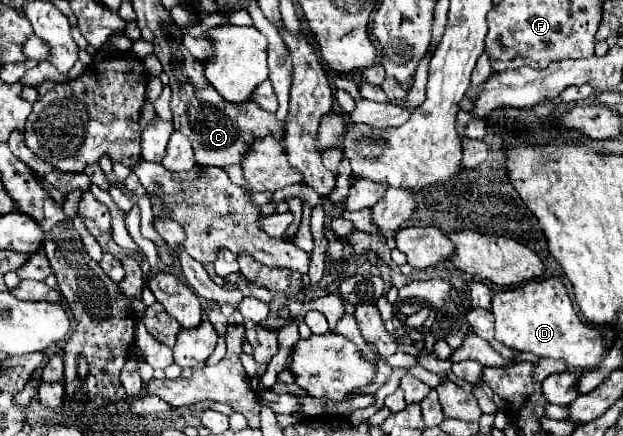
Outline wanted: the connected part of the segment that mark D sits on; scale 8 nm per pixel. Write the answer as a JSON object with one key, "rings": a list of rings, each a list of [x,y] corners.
{"rings":[[[534,279],[530,283],[522,283],[518,289],[498,293],[492,299],[492,315],[496,319],[494,339],[512,349],[528,351],[542,359],[564,359],[574,371],[592,369],[602,359],[602,335],[596,327],[580,321],[560,279]]]}

